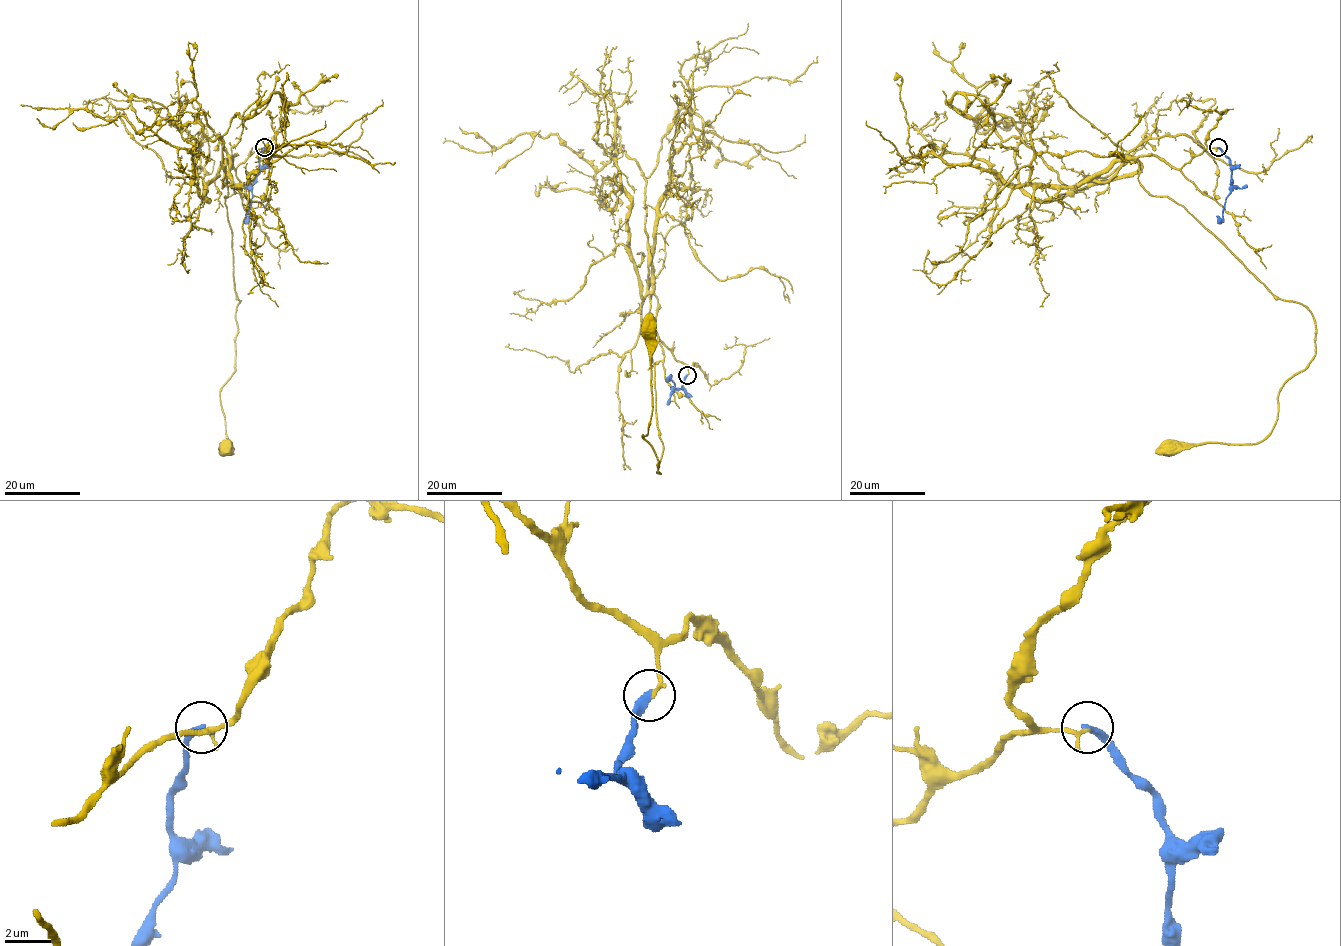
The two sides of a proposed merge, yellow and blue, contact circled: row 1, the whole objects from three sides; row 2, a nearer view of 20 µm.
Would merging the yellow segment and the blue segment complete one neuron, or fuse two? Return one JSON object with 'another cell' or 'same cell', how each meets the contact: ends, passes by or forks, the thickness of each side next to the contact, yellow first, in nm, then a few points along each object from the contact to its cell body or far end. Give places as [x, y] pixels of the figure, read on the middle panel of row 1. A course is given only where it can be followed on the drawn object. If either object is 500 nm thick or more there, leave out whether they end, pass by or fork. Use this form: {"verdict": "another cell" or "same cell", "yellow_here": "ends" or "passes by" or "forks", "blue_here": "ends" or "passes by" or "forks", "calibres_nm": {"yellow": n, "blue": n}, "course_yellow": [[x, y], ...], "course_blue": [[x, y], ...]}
{"verdict": "another cell", "yellow_here": "ends", "blue_here": "ends", "calibres_nm": {"yellow": 160, "blue": 360}, "course_yellow": [[687, 375], [659, 338], [651, 294], [658, 473], [643, 438], [652, 408], [647, 326]], "course_blue": [[686, 375], [683, 388], [674, 388], [674, 383], [668, 380], [670, 375]]}

